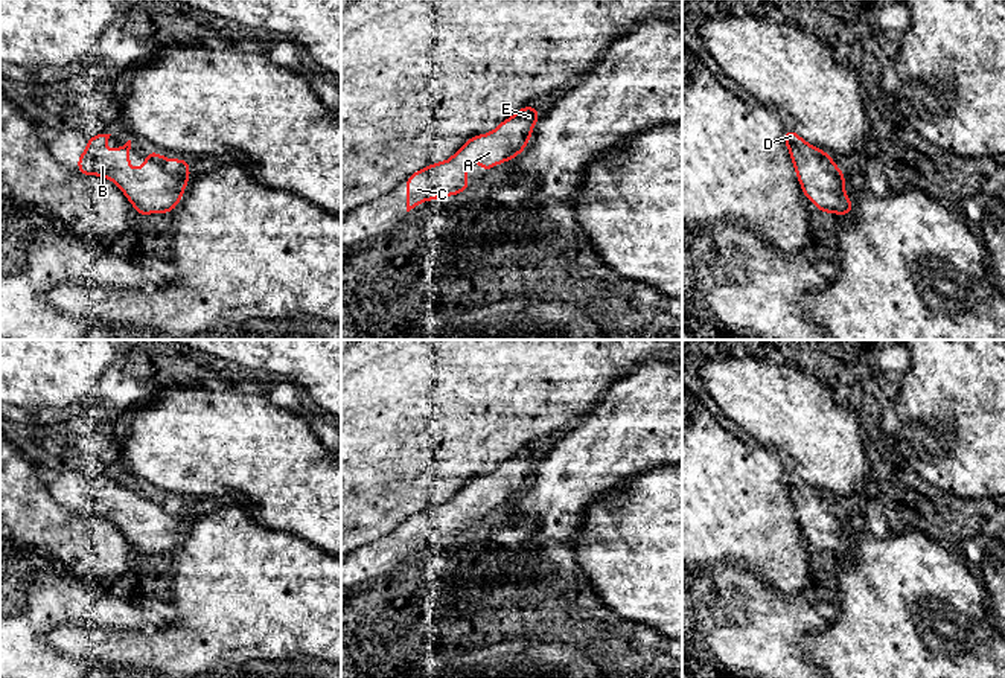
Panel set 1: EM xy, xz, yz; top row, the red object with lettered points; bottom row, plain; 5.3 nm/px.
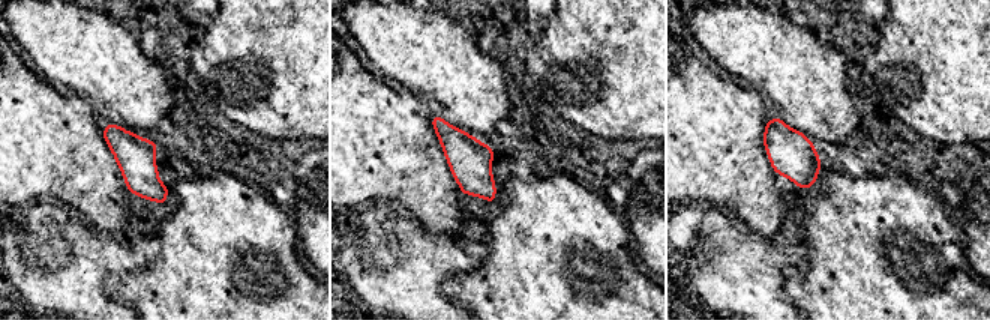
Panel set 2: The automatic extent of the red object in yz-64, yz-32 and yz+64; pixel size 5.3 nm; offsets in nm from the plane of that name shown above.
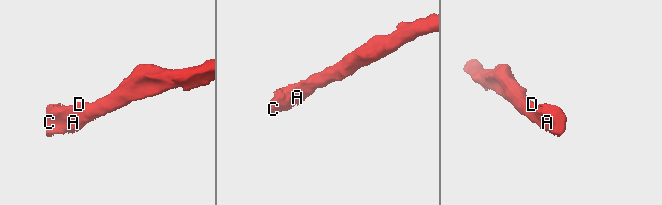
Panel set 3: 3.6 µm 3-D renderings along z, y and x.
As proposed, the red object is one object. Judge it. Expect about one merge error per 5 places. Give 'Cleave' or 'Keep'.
Keep

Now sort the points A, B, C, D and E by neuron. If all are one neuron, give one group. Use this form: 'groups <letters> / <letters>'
groups A B C D E

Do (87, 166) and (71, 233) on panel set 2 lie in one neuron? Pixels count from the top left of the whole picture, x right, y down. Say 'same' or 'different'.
different

